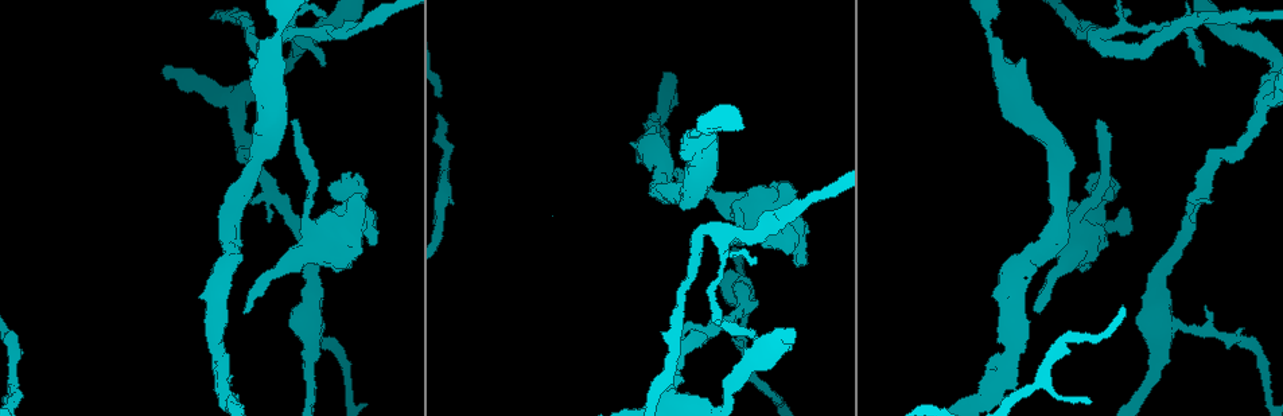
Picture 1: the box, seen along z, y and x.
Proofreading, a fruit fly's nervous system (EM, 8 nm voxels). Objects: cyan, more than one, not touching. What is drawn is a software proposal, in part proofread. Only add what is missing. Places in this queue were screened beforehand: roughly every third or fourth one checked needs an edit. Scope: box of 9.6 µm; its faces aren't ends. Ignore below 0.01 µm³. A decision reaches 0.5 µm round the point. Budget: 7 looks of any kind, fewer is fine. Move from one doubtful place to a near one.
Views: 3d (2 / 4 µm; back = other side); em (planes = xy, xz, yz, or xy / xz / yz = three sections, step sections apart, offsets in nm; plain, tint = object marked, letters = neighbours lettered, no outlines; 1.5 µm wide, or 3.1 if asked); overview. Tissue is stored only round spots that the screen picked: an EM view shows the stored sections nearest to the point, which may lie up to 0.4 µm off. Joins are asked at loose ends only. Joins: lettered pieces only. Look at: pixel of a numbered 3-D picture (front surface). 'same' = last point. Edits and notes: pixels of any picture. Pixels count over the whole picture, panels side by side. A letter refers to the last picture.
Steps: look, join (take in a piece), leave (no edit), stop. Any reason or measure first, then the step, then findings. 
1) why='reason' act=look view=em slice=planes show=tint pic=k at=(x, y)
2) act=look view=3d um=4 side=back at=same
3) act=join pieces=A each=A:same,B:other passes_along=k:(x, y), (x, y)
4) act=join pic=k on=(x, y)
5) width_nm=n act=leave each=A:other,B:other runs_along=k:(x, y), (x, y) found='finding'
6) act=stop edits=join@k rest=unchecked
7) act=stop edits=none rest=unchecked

why='long arm stops here' act=look view=em slice=yz step=8 show=tint pic=1 at=(1096, 121)

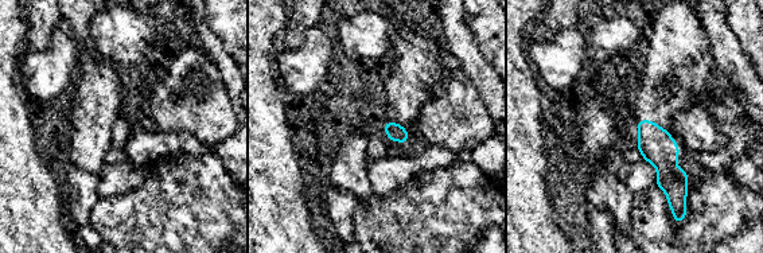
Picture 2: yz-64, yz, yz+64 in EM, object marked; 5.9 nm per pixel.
act=look view=em slice=planes show=letters at=same

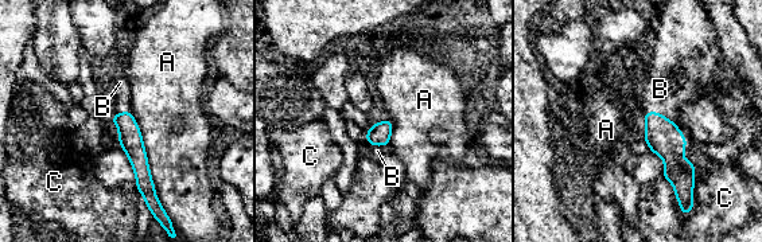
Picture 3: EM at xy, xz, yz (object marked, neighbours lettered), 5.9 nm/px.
act=join pieces=B each=A:other,B:same,C:other passes_along=3:(663, 136), (660, 114), (660, 89) found='it goes on there'

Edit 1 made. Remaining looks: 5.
act=look view=overview

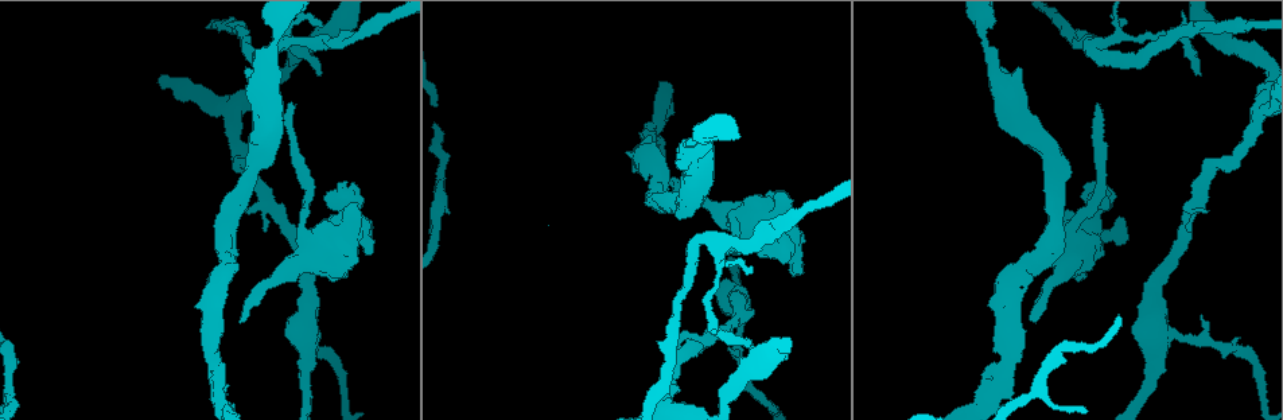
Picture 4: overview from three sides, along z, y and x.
why='free end' act=look view=3d um=4 pic=4 at=(346, 206)

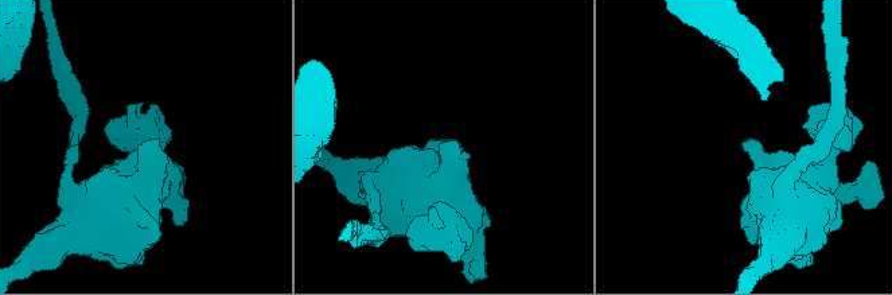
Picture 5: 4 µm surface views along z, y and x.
why='need the tissue' act=look view=em slice=yz step=4 show=tint pic=5 at=(749, 148)

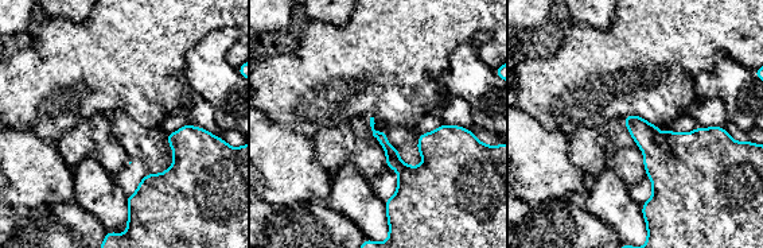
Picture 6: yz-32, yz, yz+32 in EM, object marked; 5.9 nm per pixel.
why='cut it another way' act=look view=em slice=planes show=letters at=same

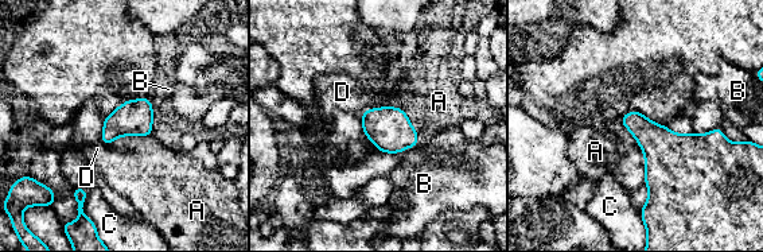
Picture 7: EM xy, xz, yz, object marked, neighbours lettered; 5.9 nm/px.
act=leave each=A:other,B:other,C:other,D:other border=7:(621, 123), (643, 154), (645, 183) found='none of them fits'

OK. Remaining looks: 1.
act=stop edits=join@3 rest=unchecked

